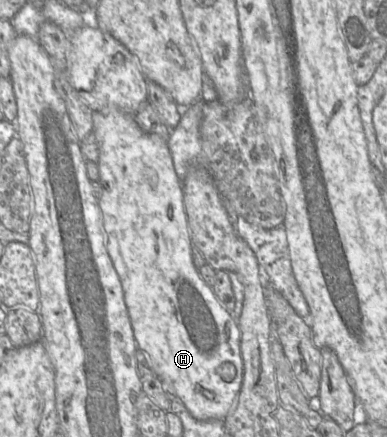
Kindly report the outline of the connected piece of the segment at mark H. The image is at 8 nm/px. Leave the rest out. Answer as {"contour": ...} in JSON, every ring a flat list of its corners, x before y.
{"contour":[[100,110,92,112,93,134,96,137,99,157,99,182,103,185,98,204,103,216,103,227,106,234,106,248,113,266,119,276,128,308,134,338,138,349,145,352,152,360,157,375,172,387,177,398,195,419,223,420,230,412,241,388,243,380,243,361,240,352,240,330,230,313,219,303,210,286,199,275,192,258,192,242,189,234,187,215,184,207,182,181,174,169,167,140,158,135,144,132,134,119,134,115,121,110]]}

